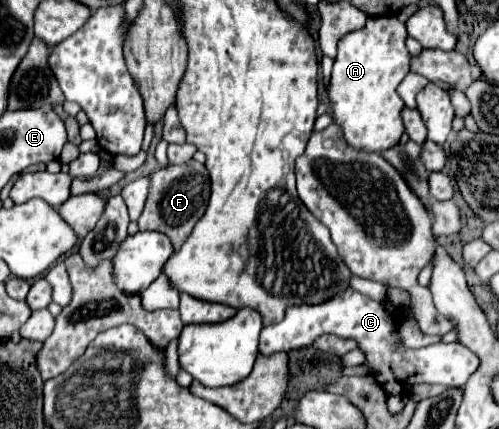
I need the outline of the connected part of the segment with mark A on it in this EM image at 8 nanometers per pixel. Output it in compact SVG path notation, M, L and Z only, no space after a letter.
M379 16L379 18L367 18L367 24L361 30L355 30L343 36L343 40L339 40L331 82L327 86L327 96L333 110L333 122L341 126L345 142L357 152L381 154L399 144L403 136L403 122L401 122L403 100L397 94L397 86L409 72L411 54L405 46L405 36L407 36L405 22L401 22L397 16Z

